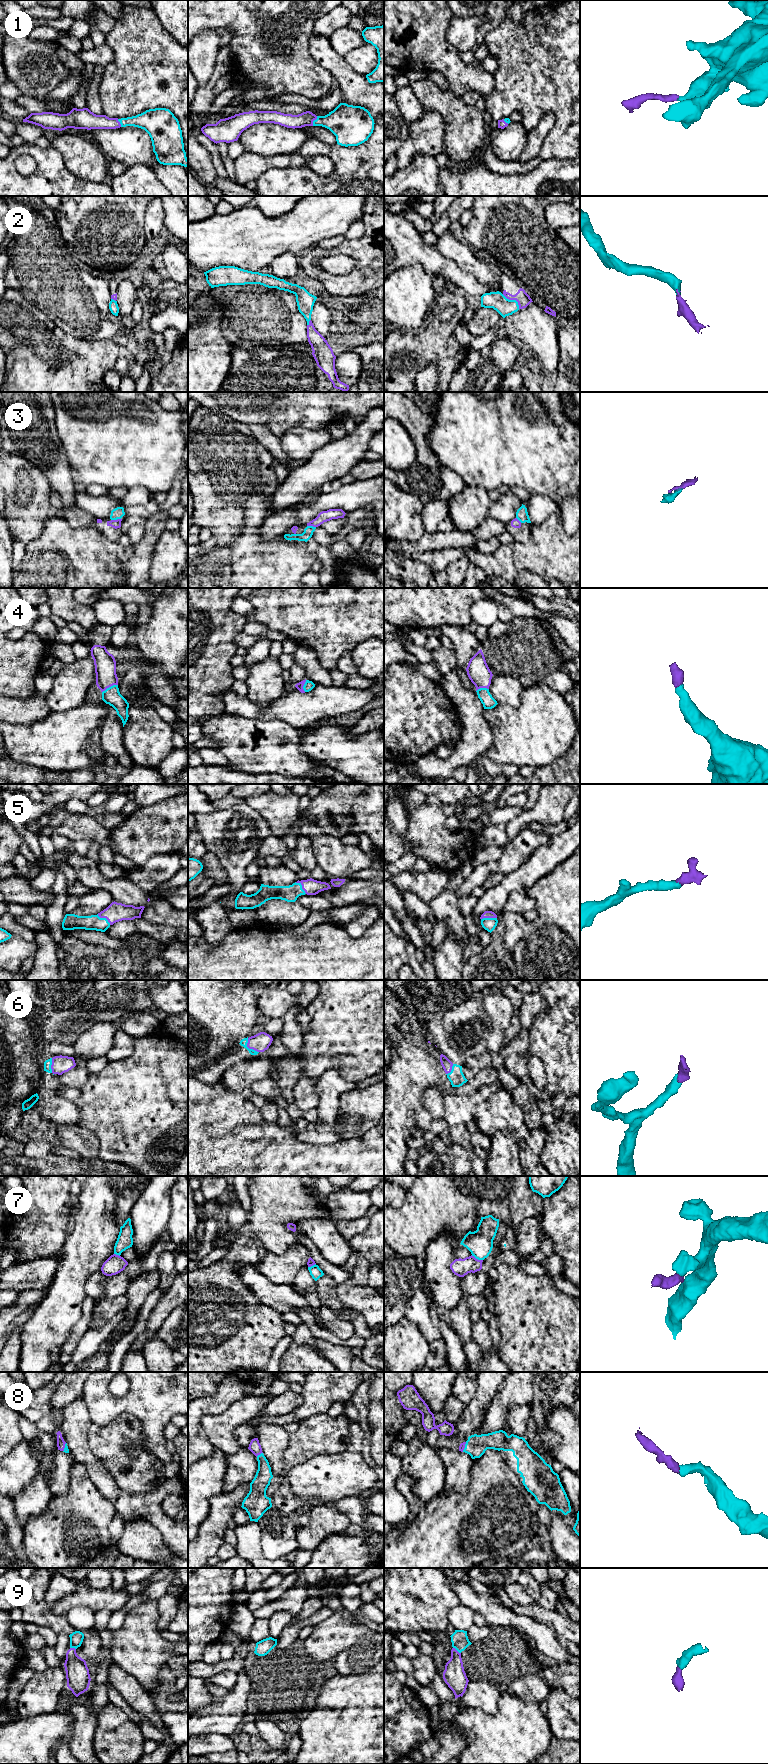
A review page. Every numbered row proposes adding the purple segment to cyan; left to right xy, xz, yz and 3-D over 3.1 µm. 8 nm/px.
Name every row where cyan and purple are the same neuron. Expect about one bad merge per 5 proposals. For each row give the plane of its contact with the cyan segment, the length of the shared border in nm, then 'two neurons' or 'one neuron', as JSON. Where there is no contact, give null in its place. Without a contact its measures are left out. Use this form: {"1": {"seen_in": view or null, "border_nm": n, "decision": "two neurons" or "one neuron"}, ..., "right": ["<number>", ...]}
{"1": {"seen_in": "xz", "border_nm": 90, "decision": "one neuron"}, "2": {"seen_in": "yz", "border_nm": 180, "decision": "one neuron"}, "3": {"seen_in": "xy", "border_nm": 80, "decision": "one neuron"}, "4": {"seen_in": "xy", "border_nm": 140, "decision": "one neuron"}, "5": {"seen_in": "xy", "border_nm": 140, "decision": "one neuron"}, "6": {"seen_in": "xz", "border_nm": 150, "decision": "one neuron"}, "7": {"seen_in": "yz", "border_nm": 100, "decision": "two neurons"}, "8": {"seen_in": "xz", "border_nm": 70, "decision": "one neuron"}, "9": {"seen_in": "yz", "border_nm": 80, "decision": "one neuron"}, "right": ["1", "2", "3", "4", "5", "6", "8", "9"]}

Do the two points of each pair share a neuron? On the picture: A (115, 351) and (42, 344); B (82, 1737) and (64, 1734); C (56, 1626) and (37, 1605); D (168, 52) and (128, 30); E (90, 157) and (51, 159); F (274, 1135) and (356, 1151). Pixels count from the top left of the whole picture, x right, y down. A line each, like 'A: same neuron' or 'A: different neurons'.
A: same neuron
B: different neurons
C: same neuron
D: same neuron
E: different neurons
F: same neuron

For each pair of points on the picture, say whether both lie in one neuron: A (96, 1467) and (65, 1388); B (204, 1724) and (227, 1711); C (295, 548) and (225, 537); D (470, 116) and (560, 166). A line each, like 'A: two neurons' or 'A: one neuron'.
A: two neurons
B: one neuron
C: two neurons
D: two neurons

